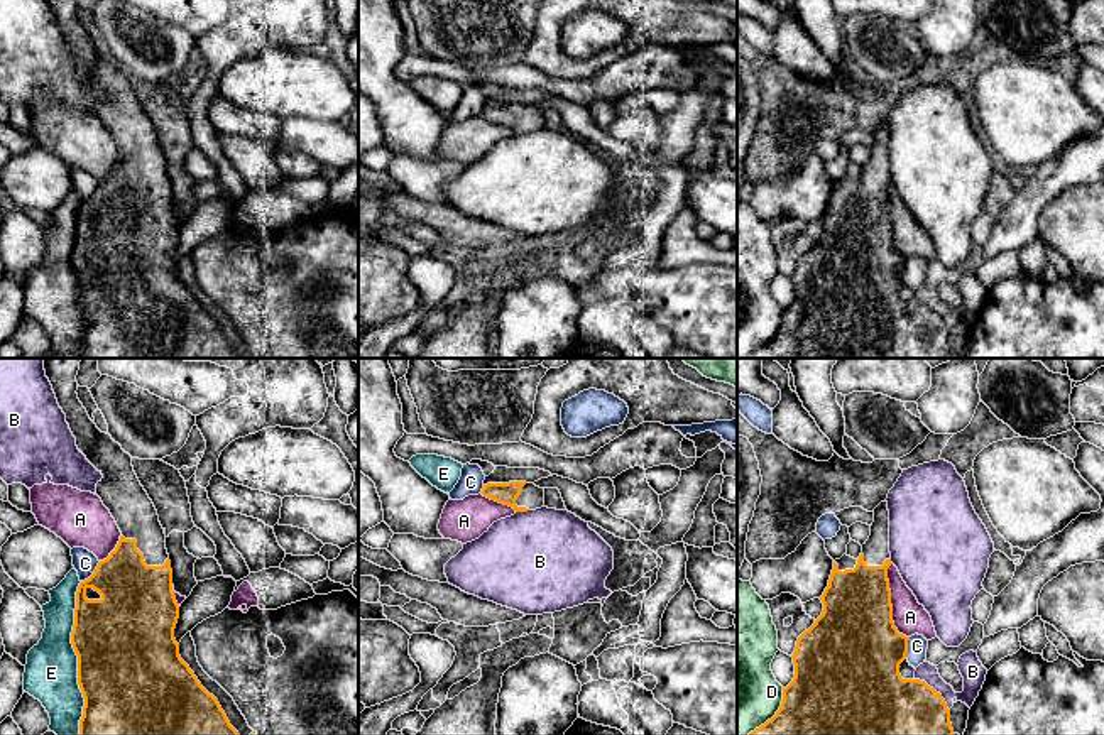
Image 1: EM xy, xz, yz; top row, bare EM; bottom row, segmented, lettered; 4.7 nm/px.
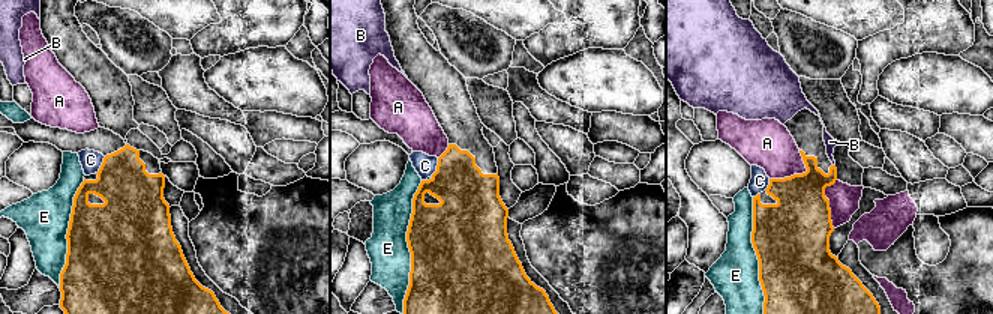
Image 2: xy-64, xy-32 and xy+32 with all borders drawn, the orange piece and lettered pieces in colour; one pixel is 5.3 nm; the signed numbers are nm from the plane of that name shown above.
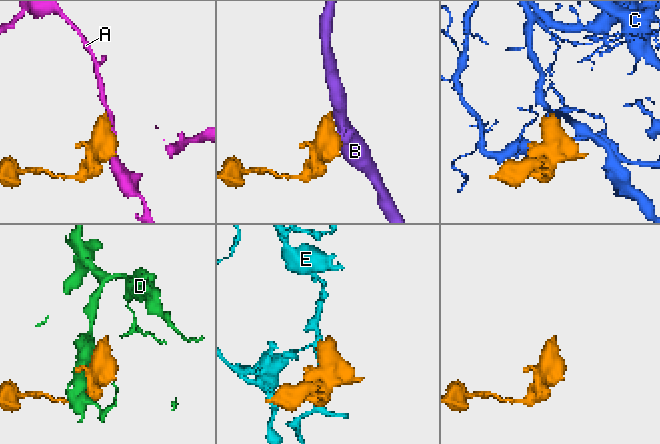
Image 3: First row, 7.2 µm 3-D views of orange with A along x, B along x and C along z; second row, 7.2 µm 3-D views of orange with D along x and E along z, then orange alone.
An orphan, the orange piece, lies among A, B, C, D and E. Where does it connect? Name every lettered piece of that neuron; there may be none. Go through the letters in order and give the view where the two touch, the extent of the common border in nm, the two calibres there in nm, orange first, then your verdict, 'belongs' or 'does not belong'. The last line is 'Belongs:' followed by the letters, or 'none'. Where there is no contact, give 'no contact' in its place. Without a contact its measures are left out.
A: yz | 360 nm | 400/160 nm | does not belong
B: yz | 220 nm | 480/120 nm | does not belong
C: xy | 140 nm | 360/110 nm | does not belong
D: yz | 300 nm | 500/380 nm | does not belong
E: xy | 750 nm | 500/260 nm | does not belong
Belongs: none

